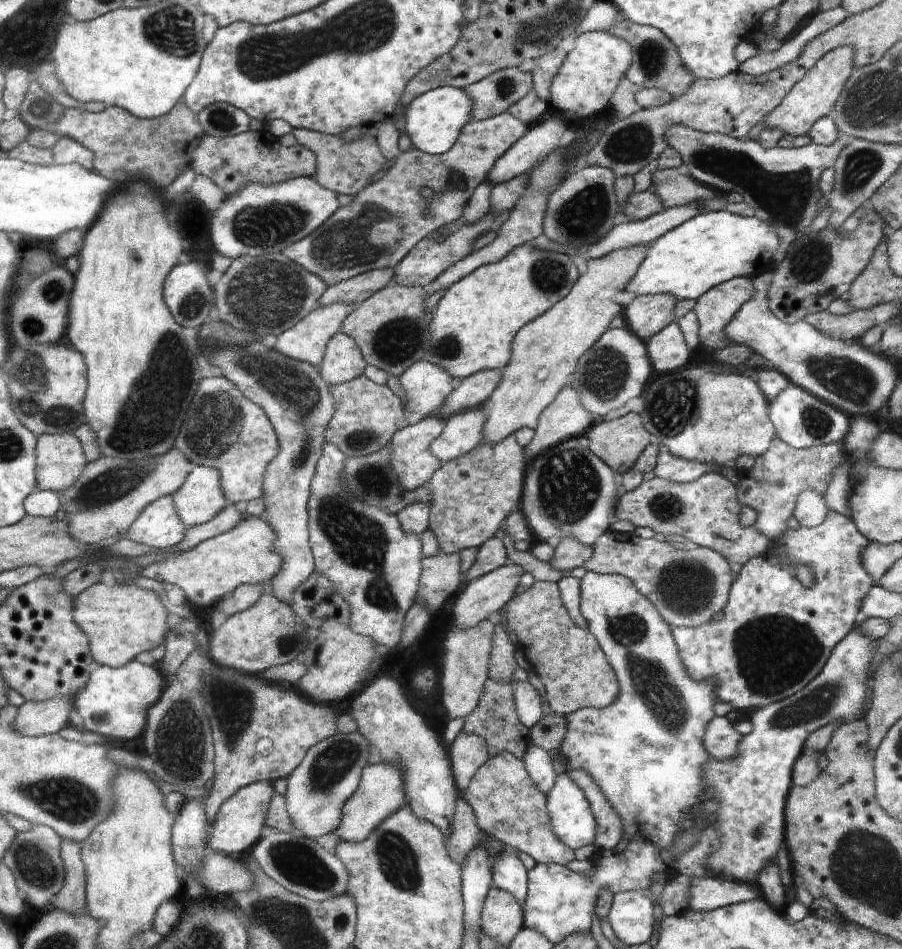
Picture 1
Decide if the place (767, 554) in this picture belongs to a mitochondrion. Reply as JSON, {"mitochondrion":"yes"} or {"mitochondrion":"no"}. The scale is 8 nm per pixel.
{"mitochondrion":"no"}

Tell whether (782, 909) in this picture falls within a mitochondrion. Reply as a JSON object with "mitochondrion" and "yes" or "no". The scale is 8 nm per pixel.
{"mitochondrion":"no"}

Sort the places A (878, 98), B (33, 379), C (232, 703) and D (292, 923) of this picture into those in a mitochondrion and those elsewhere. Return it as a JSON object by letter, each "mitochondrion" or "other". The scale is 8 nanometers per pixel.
{"A":"mitochondrion","B":"mitochondrion","C":"mitochondrion","D":"mitochondrion"}

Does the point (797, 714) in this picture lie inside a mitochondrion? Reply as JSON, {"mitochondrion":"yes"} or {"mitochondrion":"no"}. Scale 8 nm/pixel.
{"mitochondrion":"yes"}

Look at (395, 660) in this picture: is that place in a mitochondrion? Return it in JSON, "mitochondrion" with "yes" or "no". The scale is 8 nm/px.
{"mitochondrion":"no"}

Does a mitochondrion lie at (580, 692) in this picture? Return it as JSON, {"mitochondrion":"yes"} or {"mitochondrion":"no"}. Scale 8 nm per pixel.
{"mitochondrion":"no"}

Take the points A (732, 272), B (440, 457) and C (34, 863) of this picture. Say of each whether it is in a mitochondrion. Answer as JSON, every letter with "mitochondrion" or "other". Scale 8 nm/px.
{"A":"other","B":"other","C":"mitochondrion"}

